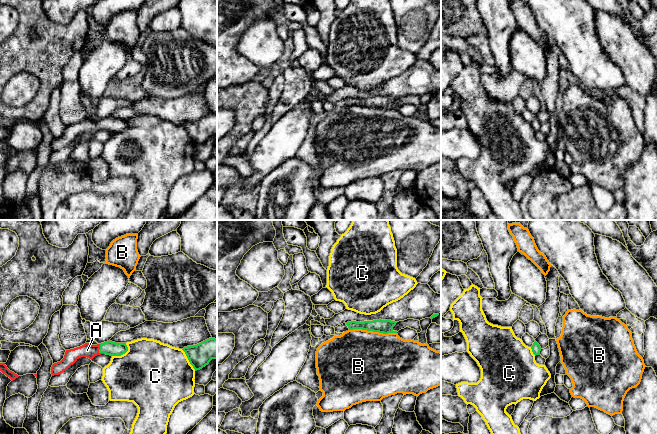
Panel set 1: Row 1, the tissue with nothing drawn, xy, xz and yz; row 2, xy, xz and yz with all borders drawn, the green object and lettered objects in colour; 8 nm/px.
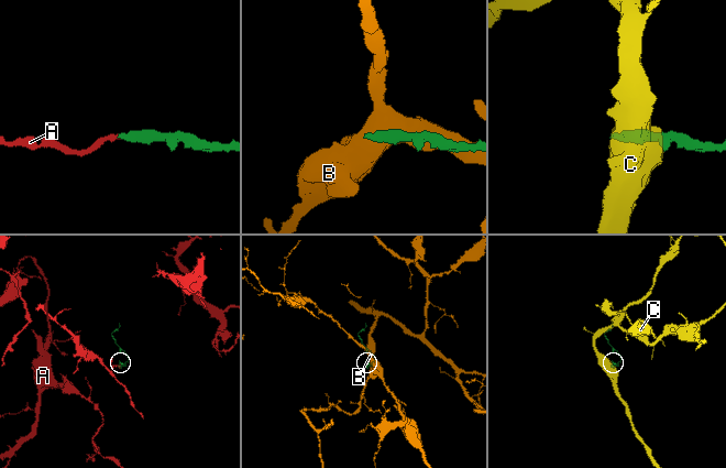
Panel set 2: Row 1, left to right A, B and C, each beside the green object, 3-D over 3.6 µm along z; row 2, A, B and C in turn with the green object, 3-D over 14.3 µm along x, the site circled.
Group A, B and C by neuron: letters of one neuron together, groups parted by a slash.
A / B / C

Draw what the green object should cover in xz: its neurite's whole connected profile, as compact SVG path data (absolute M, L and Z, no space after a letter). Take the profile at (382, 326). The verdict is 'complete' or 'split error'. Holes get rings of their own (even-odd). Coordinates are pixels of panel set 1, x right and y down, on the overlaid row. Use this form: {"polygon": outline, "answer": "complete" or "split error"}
{"polygon": "M373 320L373 321L364 321L364 322L356 322L351 321L347 322L346 325L350 330L353 329L362 329L367 331L379 332L383 334L388 333L397 333L397 331L393 330L393 327L397 322L391 320Z", "answer": "complete"}

